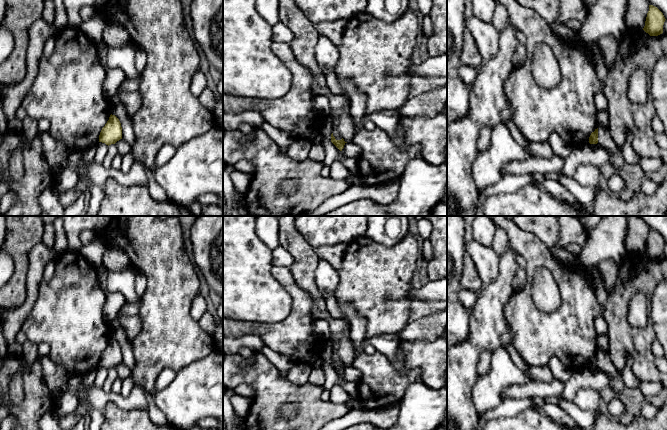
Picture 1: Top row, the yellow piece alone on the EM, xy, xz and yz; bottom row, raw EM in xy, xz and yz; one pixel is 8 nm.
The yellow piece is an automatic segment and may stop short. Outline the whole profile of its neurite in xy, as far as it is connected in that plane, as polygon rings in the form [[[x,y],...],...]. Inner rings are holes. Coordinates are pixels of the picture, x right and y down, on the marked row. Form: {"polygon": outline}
{"polygon": [[[110,115],[109,120],[102,128],[99,135],[99,142],[106,145],[115,144],[122,139],[122,127],[119,119],[115,115]]]}

